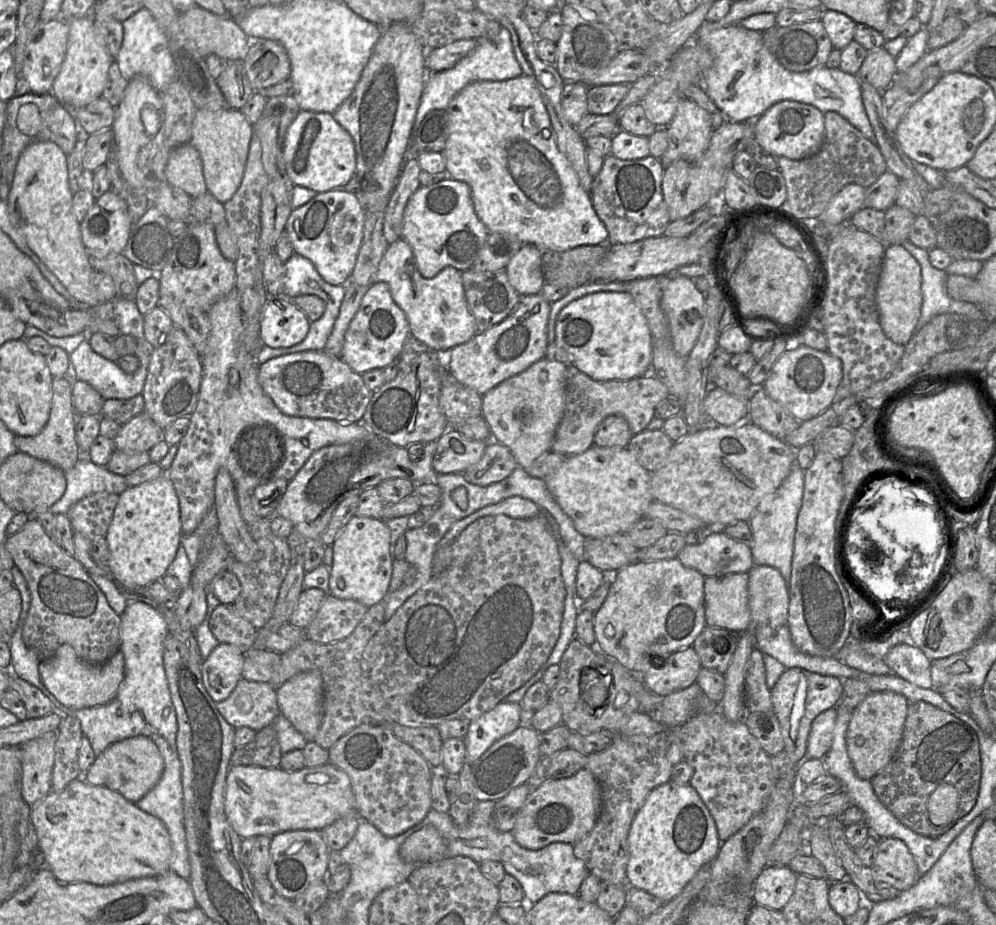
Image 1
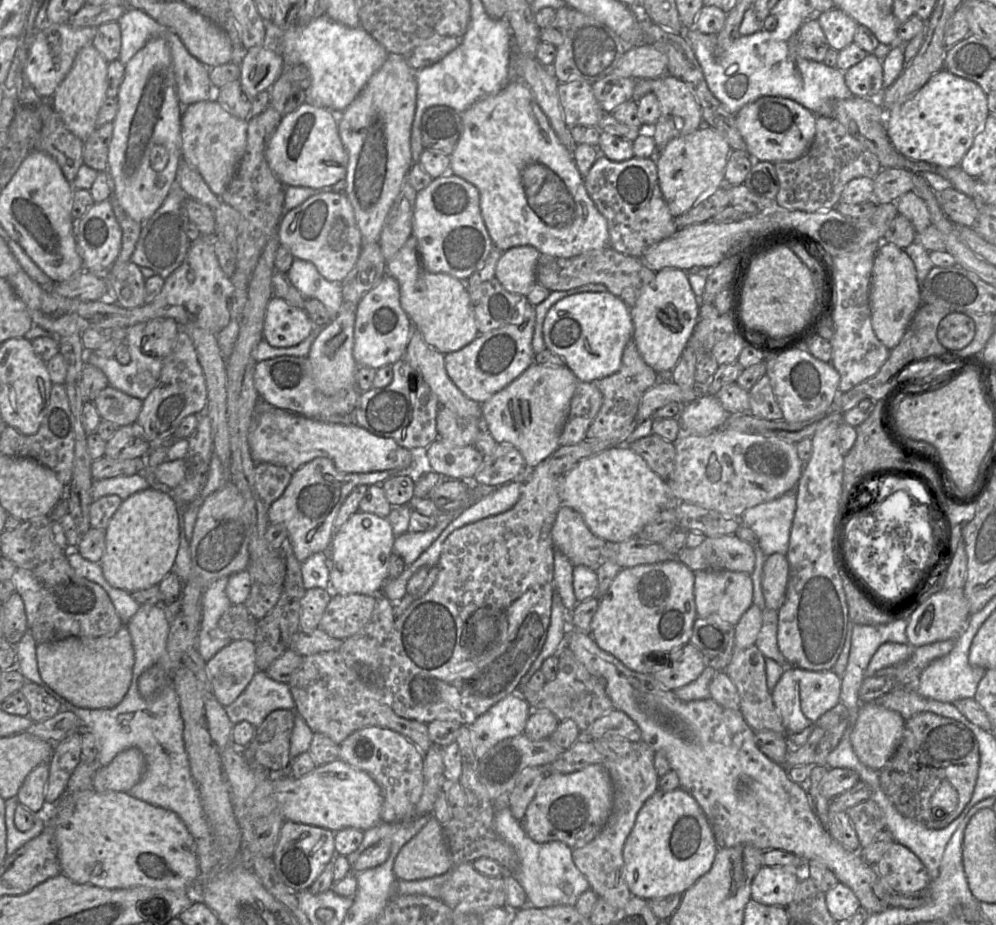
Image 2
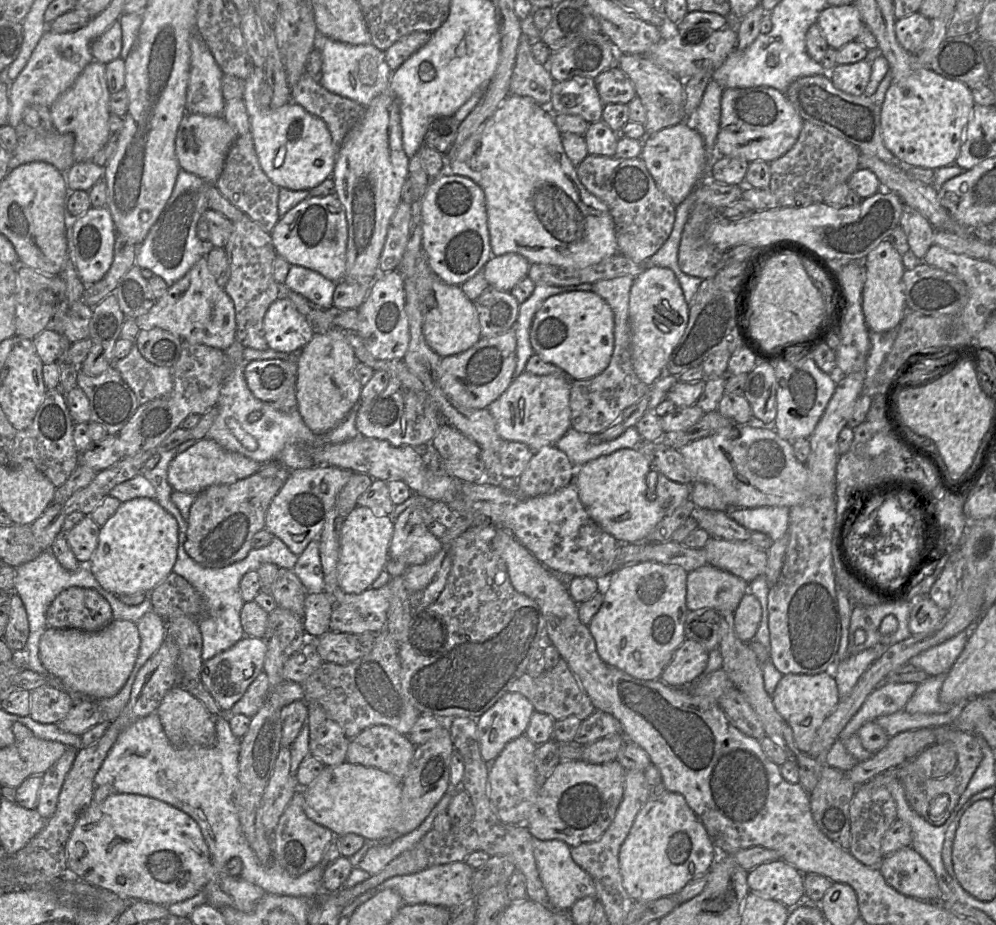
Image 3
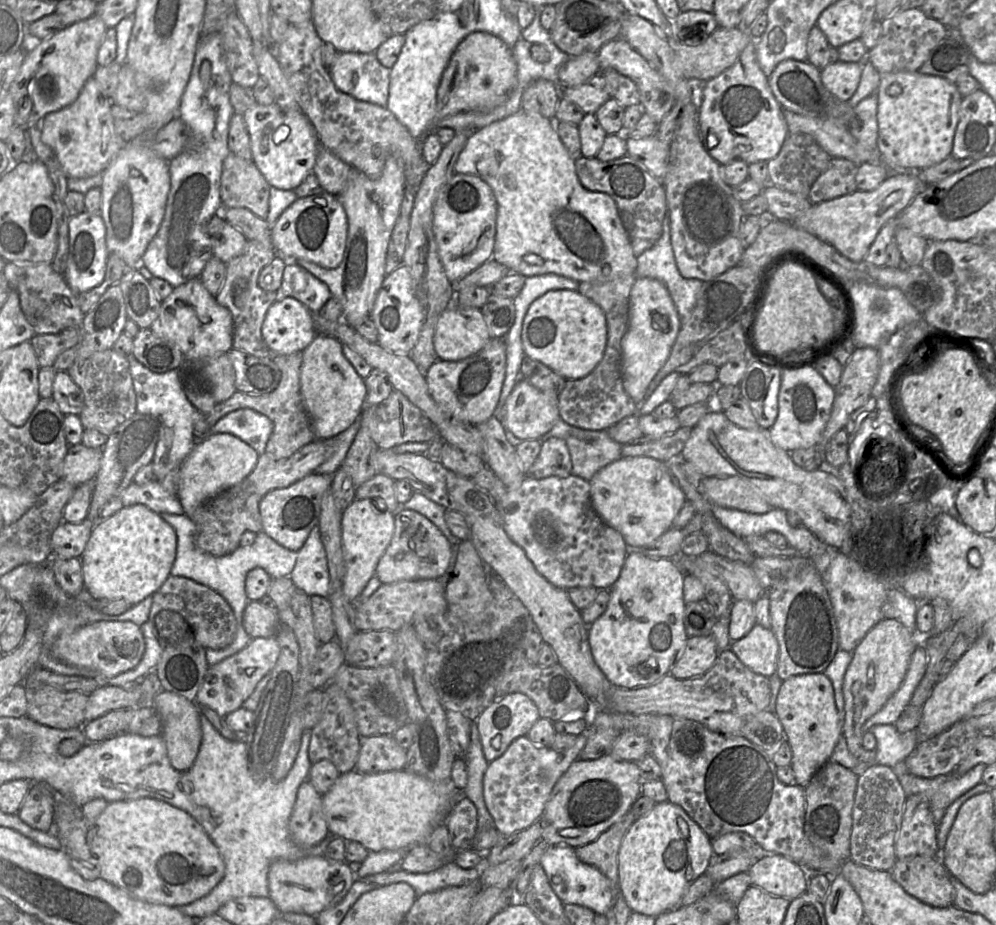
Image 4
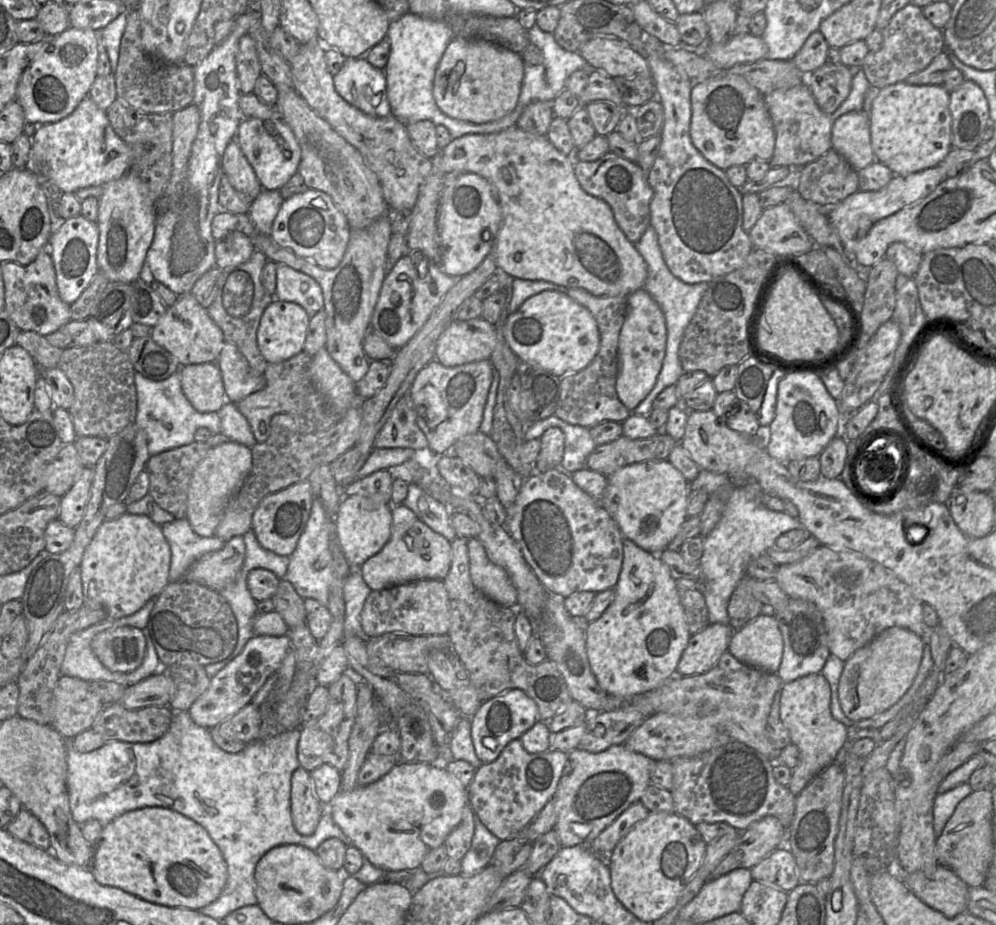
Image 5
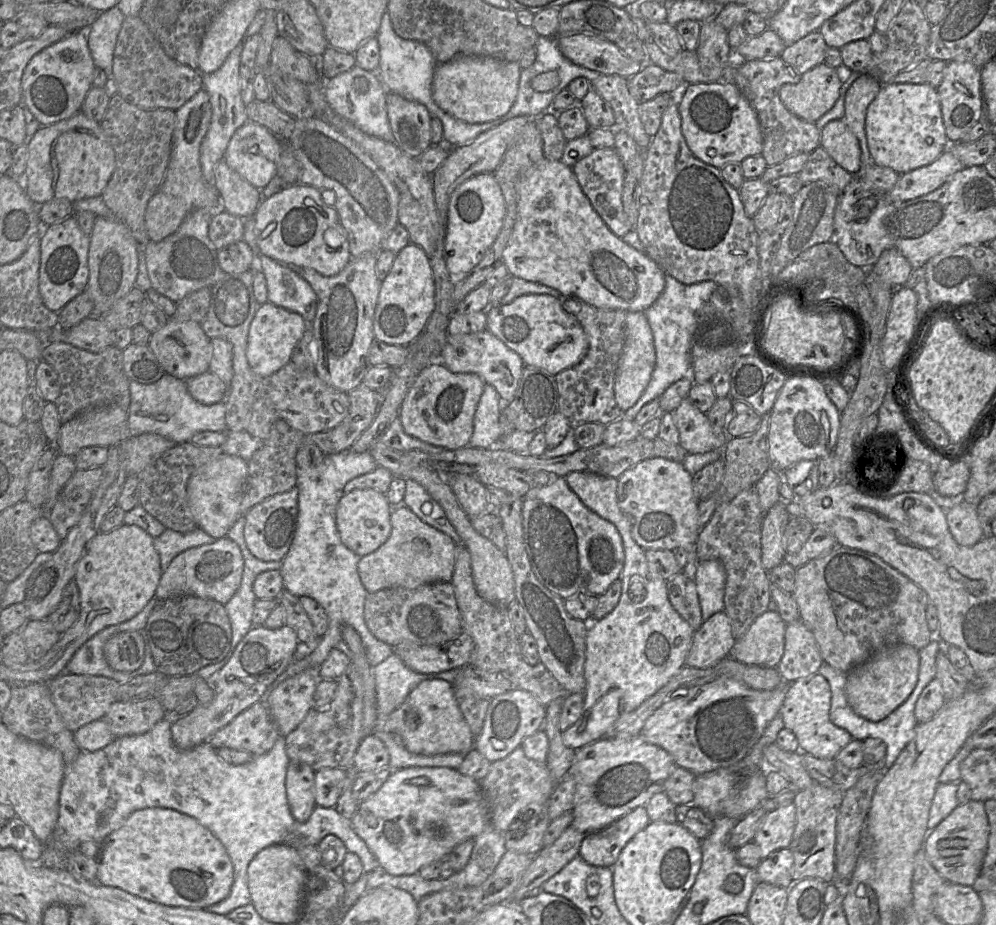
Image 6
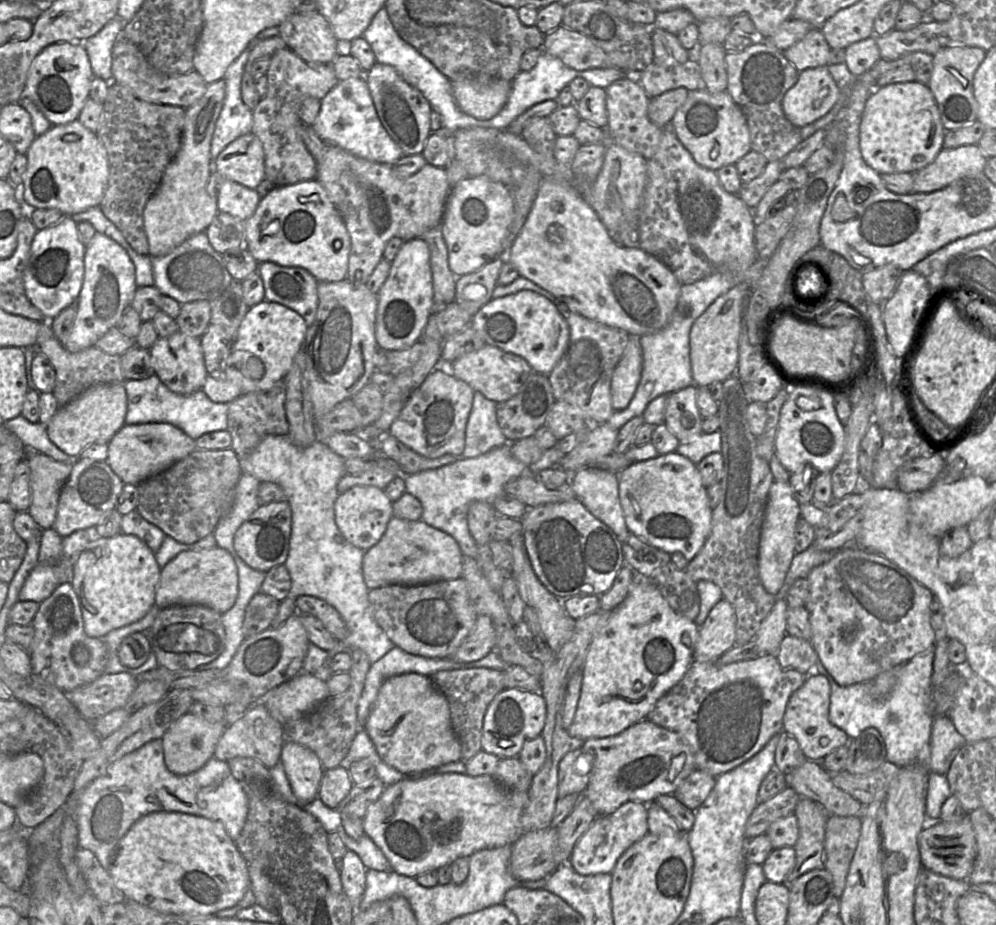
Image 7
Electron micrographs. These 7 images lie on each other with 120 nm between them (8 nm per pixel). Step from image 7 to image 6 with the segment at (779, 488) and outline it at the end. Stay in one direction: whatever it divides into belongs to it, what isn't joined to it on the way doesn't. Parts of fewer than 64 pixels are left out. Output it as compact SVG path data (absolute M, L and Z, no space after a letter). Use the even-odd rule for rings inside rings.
M777 501L764 514L761 530L761 564L765 571L783 562L784 531L790 520L790 515L786 510L786 502Z

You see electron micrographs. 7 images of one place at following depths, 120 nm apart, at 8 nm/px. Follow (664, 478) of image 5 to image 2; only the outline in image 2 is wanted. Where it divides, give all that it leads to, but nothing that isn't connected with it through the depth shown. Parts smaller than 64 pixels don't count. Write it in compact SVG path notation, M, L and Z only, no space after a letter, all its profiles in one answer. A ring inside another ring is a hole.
M627 445L609 447L580 461L570 471L558 477L562 505L578 512L589 530L606 542L621 542L637 536L659 512L674 504L666 481L654 473L644 459Z

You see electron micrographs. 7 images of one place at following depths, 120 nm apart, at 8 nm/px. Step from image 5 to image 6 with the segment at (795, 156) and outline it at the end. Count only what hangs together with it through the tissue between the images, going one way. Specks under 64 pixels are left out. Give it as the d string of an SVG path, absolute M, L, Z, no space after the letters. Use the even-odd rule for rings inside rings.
M781 57L742 61L734 71L734 84L754 108L762 133L761 156L767 165L774 166L785 159L801 153L811 154L820 146L821 130L815 123L807 122L792 114L780 99L780 88L784 84L796 84L800 74Z

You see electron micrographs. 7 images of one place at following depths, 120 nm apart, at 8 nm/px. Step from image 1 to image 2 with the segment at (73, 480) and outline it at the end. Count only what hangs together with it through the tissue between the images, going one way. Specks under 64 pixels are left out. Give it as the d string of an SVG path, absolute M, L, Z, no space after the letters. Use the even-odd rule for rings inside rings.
M141 474L116 476L94 480L91 487L93 500L105 495L118 495L125 500L132 494L149 488L147 480Z

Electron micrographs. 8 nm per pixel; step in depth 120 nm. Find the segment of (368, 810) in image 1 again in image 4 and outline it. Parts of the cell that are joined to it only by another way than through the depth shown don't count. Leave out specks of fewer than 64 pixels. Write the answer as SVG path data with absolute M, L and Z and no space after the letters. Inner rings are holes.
M392 735L360 737L355 770L362 773L402 770L406 760L407 749L400 746Z

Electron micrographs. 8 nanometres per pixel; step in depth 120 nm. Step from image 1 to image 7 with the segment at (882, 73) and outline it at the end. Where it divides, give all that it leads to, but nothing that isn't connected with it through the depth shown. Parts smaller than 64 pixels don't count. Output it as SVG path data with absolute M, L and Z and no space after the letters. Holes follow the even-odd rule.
M828 66L799 72L796 84L784 95L782 109L787 119L803 128L825 116L841 96Z

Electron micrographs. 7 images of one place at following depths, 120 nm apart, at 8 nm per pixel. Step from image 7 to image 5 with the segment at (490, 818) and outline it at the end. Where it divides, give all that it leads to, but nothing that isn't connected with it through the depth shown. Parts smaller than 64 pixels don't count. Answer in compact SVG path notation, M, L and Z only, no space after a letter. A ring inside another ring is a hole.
M398 762L387 774L385 774L379 780L367 785L357 785L350 791L340 792L332 799L328 806L324 806L332 815L335 823L342 829L345 835L348 837L351 845L358 848L363 854L365 860L369 861L376 867L383 869L384 871L401 871L401 870L415 870L421 866L421 863L428 852L432 849L444 844L447 836L452 832L454 828L458 826L461 821L462 813L467 805L467 790L461 782L452 775L444 765L442 764L429 764L421 762Z

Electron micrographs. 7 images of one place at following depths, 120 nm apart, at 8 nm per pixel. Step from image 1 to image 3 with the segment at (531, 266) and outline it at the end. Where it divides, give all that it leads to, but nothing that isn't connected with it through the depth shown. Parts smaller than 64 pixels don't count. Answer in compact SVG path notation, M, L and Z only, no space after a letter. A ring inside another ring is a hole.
M517 253L491 256L482 268L489 285L502 291L510 292L523 278L528 276L529 261Z

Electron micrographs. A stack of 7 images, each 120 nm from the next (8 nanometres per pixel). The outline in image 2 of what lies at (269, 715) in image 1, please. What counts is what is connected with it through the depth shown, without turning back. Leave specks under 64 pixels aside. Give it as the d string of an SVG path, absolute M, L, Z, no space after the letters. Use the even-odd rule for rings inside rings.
M257 671L246 689L230 705L225 707L226 714L232 724L248 721L258 728L266 717L273 711L285 709L294 710L295 701L292 697L288 683L277 682L271 679L265 671Z

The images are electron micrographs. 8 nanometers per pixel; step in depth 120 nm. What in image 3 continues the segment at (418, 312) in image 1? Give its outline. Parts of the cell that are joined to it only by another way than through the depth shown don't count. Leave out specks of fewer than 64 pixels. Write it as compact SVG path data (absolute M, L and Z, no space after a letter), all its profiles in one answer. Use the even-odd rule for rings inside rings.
M423 147L410 158L409 178L415 189L415 198L411 204L412 217L408 244L397 270L405 277L415 276L415 284L420 300L422 330L428 346L441 358L462 353L474 346L481 338L481 325L478 313L460 286L441 281L430 268L423 250L422 202L432 181L422 160Z

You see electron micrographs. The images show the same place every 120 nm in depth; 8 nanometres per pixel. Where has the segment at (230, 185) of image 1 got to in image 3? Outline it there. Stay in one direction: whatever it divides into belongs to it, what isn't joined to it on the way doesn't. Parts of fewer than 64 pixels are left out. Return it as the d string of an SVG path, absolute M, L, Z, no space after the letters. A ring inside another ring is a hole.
M186 112L175 139L175 154L180 168L196 174L208 183L215 184L223 170L227 153L237 136L223 116Z

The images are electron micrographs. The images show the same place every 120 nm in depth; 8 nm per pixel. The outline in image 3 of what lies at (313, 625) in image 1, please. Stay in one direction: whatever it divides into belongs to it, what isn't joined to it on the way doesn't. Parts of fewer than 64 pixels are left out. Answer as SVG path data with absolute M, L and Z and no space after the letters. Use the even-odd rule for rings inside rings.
M390 581L381 588L368 588L359 593L346 593L332 603L330 630L344 633L379 632L386 628L391 601Z

